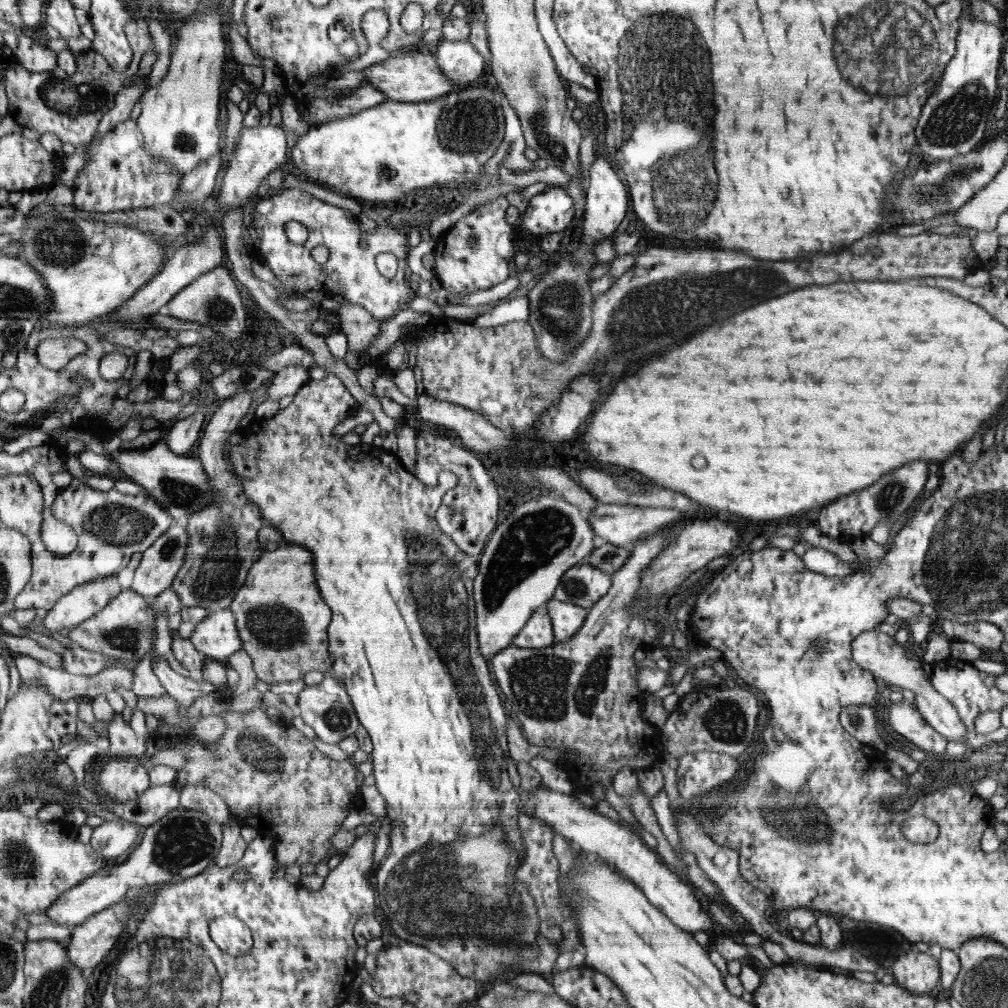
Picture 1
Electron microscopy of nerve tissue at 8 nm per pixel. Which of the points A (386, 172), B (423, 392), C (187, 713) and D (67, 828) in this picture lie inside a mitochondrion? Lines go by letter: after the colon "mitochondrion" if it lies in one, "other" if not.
A: other
B: other
C: other
D: other

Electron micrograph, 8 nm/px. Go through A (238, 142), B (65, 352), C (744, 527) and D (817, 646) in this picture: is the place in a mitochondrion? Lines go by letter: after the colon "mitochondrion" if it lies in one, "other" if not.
A: other
B: other
C: other
D: mitochondrion

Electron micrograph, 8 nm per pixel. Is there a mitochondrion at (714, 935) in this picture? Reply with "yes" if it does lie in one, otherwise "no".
no

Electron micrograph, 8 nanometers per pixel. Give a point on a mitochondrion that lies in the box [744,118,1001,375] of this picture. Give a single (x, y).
(939, 188)

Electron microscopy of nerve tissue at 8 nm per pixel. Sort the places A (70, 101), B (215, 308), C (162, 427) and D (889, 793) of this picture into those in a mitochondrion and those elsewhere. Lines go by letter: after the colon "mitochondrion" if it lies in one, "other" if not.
A: mitochondrion
B: mitochondrion
C: other
D: other

